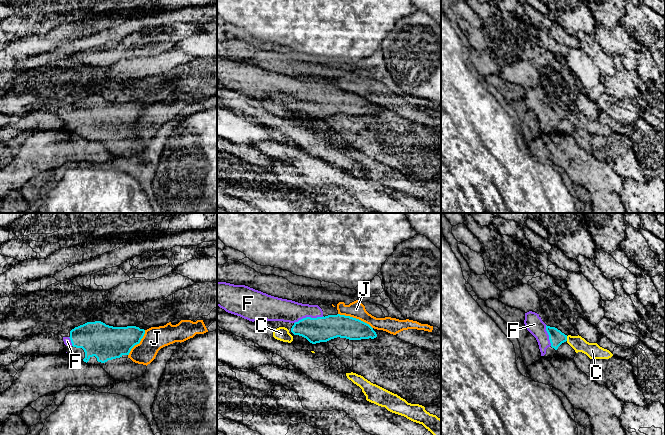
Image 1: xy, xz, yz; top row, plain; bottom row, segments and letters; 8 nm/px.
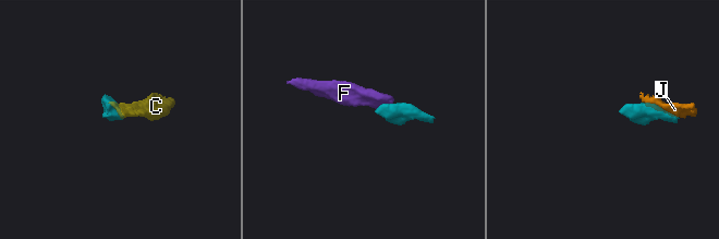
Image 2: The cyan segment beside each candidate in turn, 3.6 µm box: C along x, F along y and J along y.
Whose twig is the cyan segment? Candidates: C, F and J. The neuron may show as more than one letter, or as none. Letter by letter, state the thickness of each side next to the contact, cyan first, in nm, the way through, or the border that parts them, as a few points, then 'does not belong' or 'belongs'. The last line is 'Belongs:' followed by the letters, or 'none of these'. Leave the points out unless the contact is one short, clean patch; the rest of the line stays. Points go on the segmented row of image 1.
C: 120/120 nm | along yz (566, 336), (567, 340) | does not belong
F: 200/190 nm | across xz (321, 329), (308, 317), (278, 309) | belongs
J: 190/140 nm | does not belong
Belongs: F

